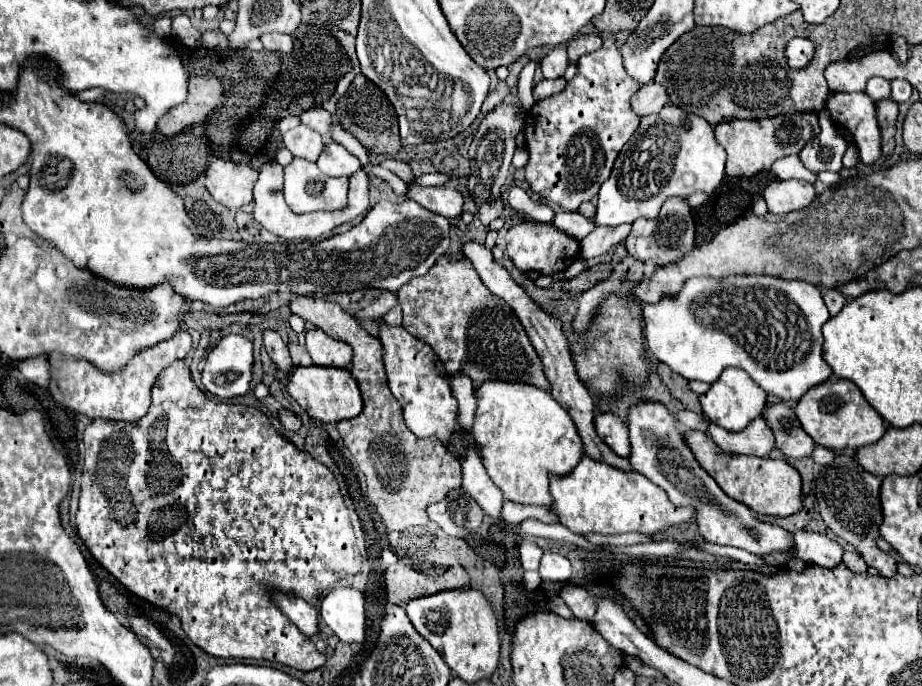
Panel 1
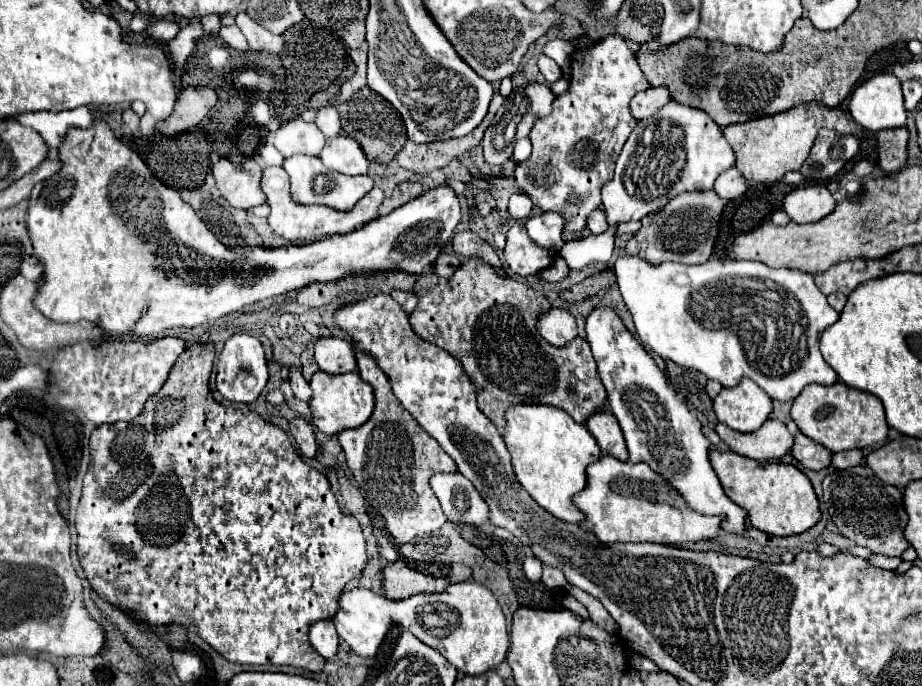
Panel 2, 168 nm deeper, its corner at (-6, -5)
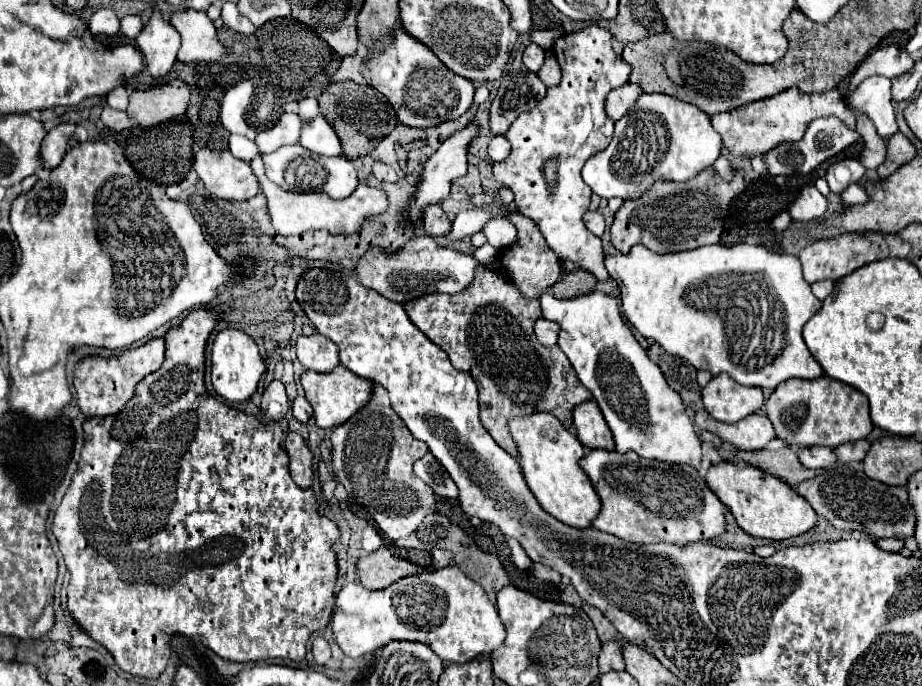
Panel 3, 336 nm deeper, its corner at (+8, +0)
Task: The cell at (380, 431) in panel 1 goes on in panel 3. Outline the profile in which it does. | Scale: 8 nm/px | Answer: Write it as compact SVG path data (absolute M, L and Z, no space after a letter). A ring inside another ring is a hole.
M373 384L371 400L345 424L333 428L333 472L347 494L361 504L377 522L389 542L407 538L435 510L433 490L413 474L413 462L429 450L417 440L403 420L393 412L389 396L381 384Z

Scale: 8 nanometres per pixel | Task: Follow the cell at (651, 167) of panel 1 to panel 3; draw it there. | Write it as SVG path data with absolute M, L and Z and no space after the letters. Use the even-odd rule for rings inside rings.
M641 94L633 108L615 122L611 144L583 166L585 184L601 198L637 200L655 182L685 182L711 166L721 154L721 136L697 106L665 94Z

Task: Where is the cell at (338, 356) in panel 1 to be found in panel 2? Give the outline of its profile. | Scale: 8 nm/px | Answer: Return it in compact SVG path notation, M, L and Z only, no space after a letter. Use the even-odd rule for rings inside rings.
M319 337L315 343L315 361L325 373L351 373L357 369L353 345L339 337Z

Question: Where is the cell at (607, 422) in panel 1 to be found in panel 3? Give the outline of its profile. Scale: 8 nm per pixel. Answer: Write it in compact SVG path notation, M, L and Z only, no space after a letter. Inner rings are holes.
M593 400L583 402L573 408L573 426L579 442L585 448L599 448L599 450L615 450L613 436L609 432L609 426L605 424L605 418L601 416L601 410Z

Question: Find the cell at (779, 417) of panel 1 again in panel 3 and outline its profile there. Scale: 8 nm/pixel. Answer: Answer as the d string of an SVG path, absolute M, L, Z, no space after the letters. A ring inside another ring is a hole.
M813 446L799 450L799 460L807 468L829 468L835 462L835 454L831 448Z

